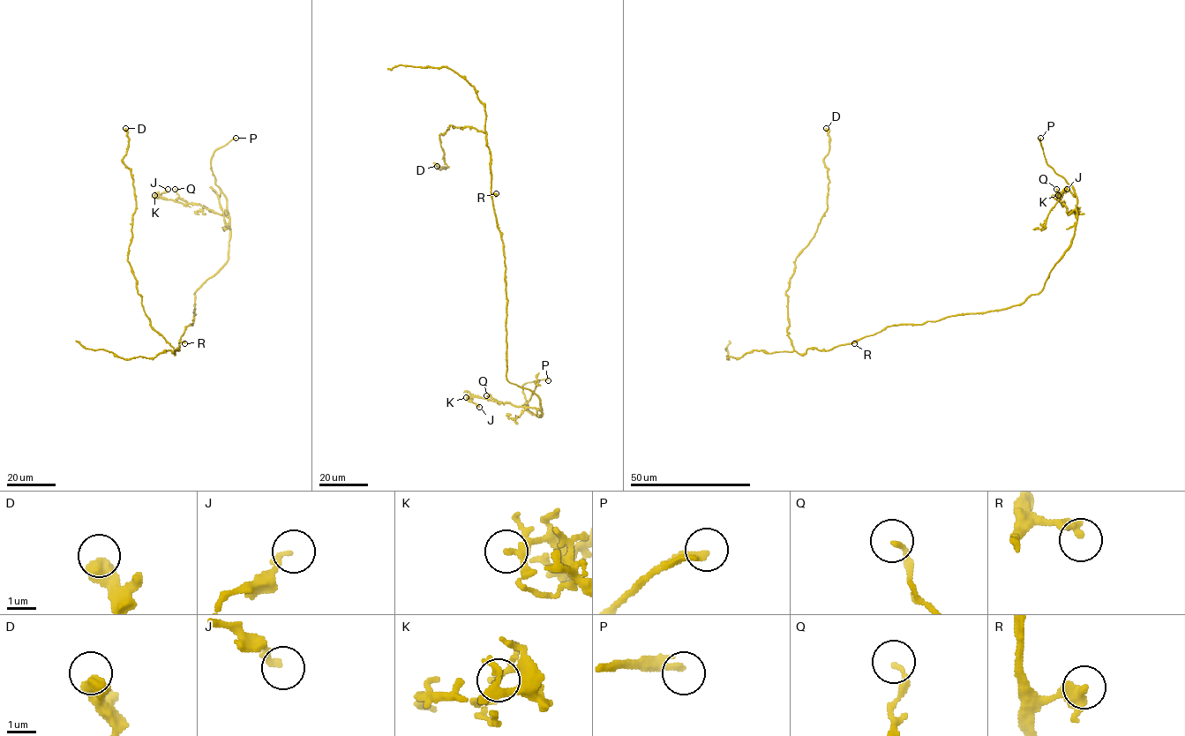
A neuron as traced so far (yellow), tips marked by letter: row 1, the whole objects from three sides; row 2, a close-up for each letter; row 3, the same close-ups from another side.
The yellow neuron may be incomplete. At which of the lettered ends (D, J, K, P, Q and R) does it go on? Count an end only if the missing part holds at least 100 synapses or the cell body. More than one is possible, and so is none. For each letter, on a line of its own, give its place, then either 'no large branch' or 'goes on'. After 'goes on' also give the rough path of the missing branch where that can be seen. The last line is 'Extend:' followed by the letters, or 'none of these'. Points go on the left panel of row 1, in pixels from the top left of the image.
D: (125, 128) | no large branch
J: (168, 189) | no large branch
K: (154, 195) | no large branch
P: (236, 138) | goes on | (236, 138), (256, 131)
Q: (175, 189) | no large branch
R: (184, 343) | no large branch
Extend: P

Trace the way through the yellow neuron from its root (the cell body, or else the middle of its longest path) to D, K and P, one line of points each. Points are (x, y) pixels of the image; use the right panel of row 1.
D: (887, 326), (803, 354), (788, 335), (785, 292), (795, 259), (827, 206), (826, 128)
K: (887, 326), (1006, 309), (1038, 294), (1075, 233), (1076, 212), (1068, 214), (1058, 195)
P: (887, 326), (1006, 309), (1042, 289), (1070, 243), (1076, 199), (1047, 164), (1040, 138)

